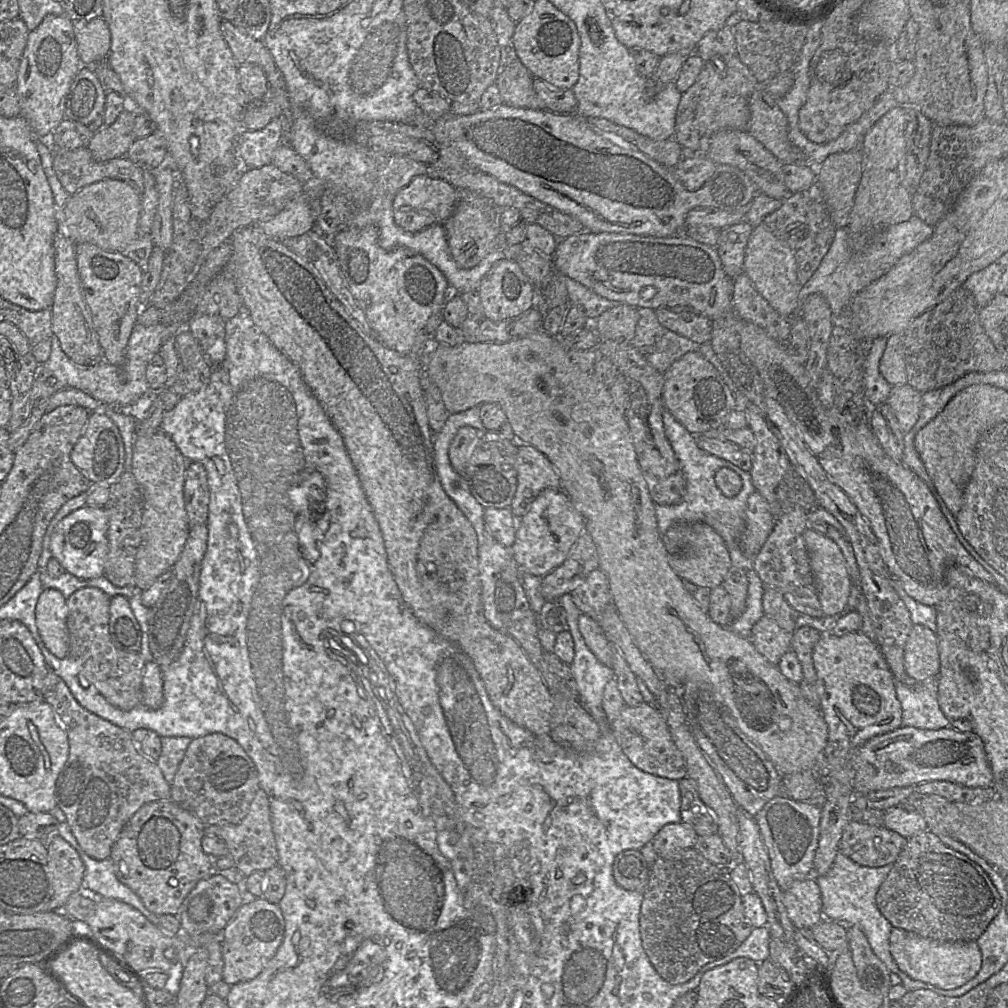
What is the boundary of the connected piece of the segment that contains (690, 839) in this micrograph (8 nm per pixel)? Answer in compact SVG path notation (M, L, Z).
M686 823L665 825L651 841L659 857L671 858L675 854L694 848L698 839L696 832Z

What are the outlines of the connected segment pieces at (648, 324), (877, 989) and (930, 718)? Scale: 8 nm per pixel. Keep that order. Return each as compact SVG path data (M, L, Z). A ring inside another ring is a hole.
M641 307L638 310L640 316L632 343L658 371L664 373L685 353L700 347L699 343L665 327L658 319L657 309Z
M843 924L847 927L848 948L857 971L857 976L867 990L888 997L892 986L890 971L874 954L865 934L858 926Z
M937 676L914 686L895 681L895 692L902 709L902 726L930 730L951 727L954 720L943 713L938 702Z

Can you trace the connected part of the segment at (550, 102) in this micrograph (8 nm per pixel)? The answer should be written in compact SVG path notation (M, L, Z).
M533 77L533 88L544 109L559 114L577 113L578 102L572 89L560 89L538 77Z

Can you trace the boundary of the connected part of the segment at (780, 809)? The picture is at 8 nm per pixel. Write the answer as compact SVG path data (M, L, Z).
M784 795L770 799L754 816L770 857L773 875L782 890L795 880L816 879L813 861L819 840L820 817L820 805Z

